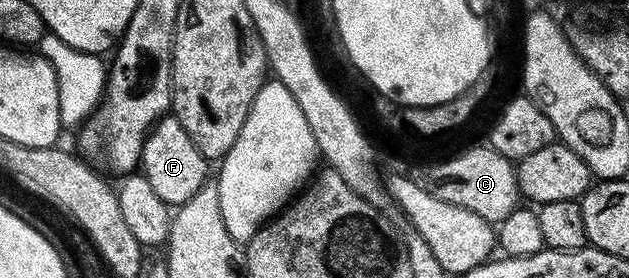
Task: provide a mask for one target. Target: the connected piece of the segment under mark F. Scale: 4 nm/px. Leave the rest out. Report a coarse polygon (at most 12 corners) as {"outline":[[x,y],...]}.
{"outline":[[175,116],[150,127],[139,170],[169,207],[210,177]]}

